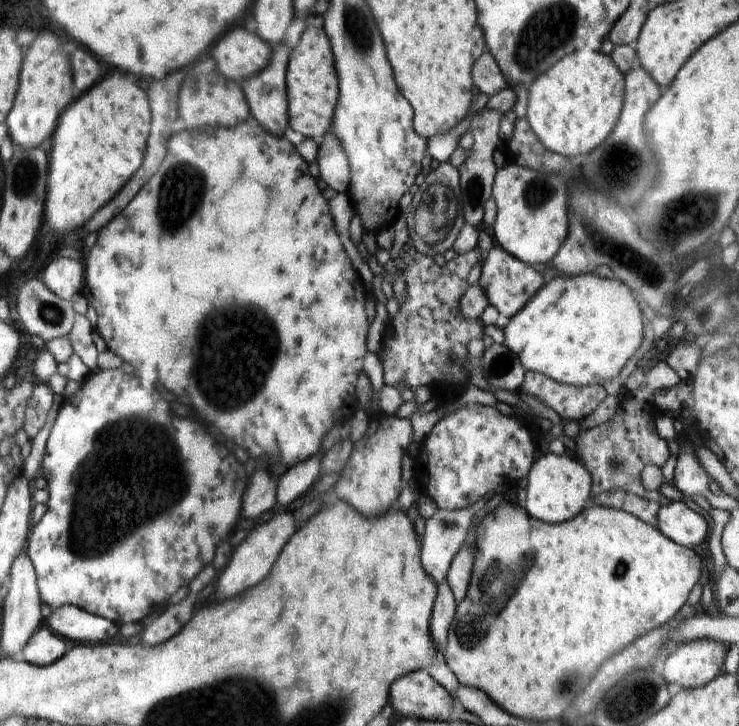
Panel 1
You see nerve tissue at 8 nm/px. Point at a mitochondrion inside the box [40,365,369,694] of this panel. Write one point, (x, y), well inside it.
(113, 500)

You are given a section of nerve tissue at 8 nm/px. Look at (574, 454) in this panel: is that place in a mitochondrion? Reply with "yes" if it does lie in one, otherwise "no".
no

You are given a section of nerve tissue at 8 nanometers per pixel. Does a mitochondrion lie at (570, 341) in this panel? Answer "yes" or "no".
no

